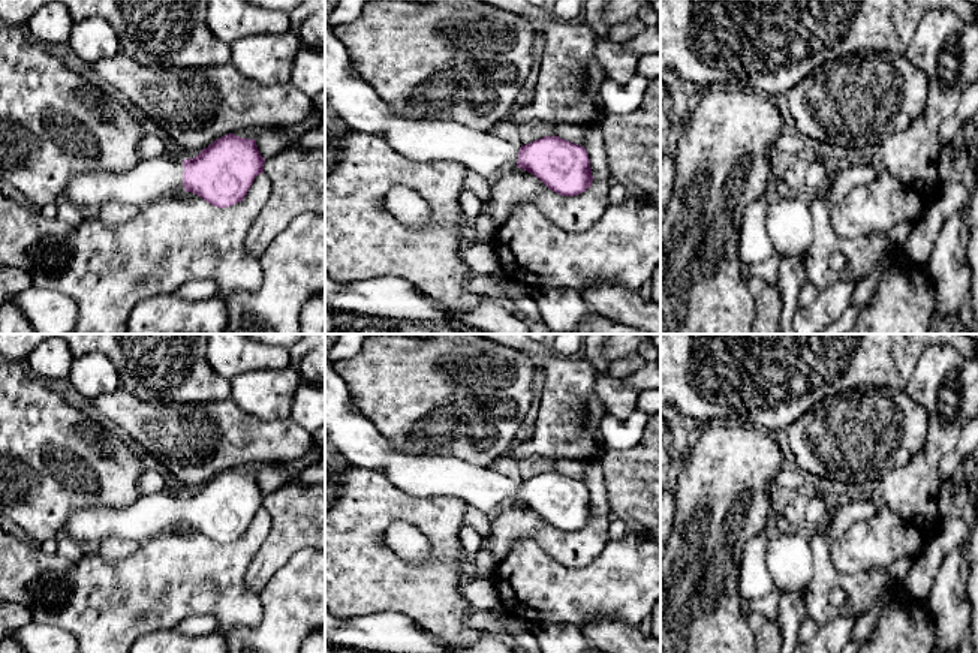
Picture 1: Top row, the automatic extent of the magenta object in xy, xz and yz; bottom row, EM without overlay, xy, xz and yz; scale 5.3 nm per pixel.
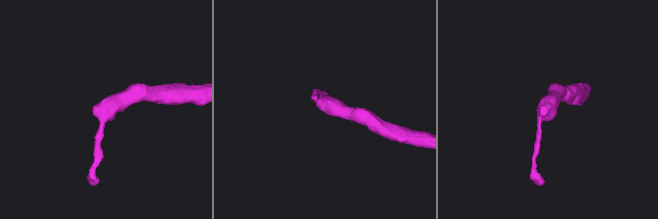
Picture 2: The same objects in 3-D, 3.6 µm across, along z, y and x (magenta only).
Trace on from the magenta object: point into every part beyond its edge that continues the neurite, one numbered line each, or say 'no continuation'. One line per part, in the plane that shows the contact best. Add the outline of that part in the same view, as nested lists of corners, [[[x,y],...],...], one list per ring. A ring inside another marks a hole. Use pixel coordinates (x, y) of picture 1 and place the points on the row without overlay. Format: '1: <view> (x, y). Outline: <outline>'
1: xy (150, 515). Outline: [[[162,490],[141,494],[123,509],[82,508],[67,518],[60,535],[72,538],[85,550],[94,550],[109,538],[144,544],[184,526],[183,506],[183,494]]]

